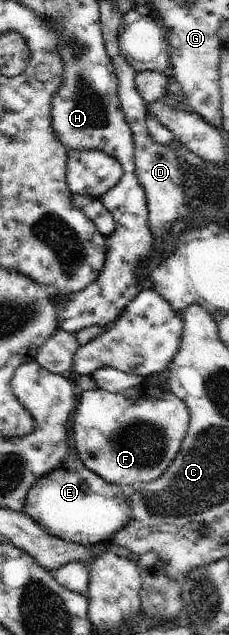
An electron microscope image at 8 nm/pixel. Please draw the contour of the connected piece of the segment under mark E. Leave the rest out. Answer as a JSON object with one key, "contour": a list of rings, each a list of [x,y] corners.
{"contour":[[[71,450],[63,463],[51,473],[39,477],[25,499],[25,512],[49,535],[84,546],[95,546],[101,541],[112,541],[113,535],[127,527],[131,521],[129,491],[107,483],[93,471],[89,471],[77,452]]]}

